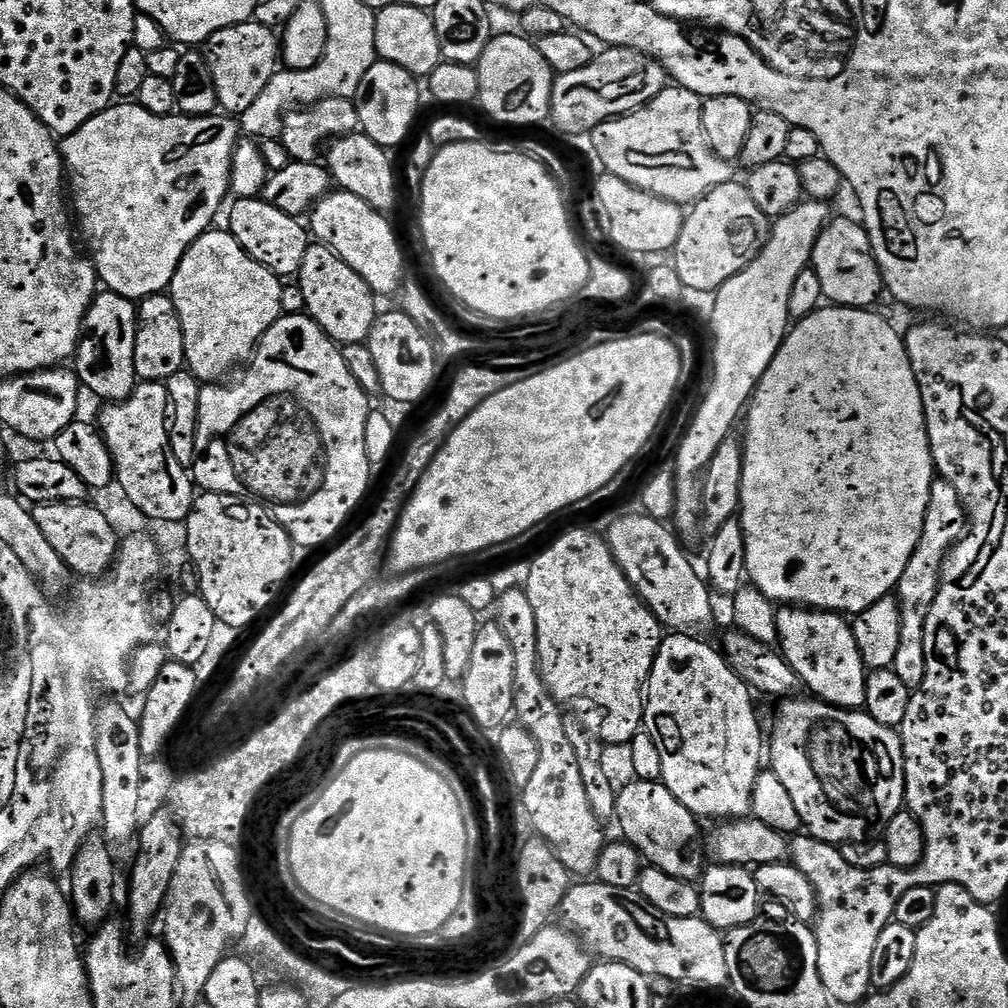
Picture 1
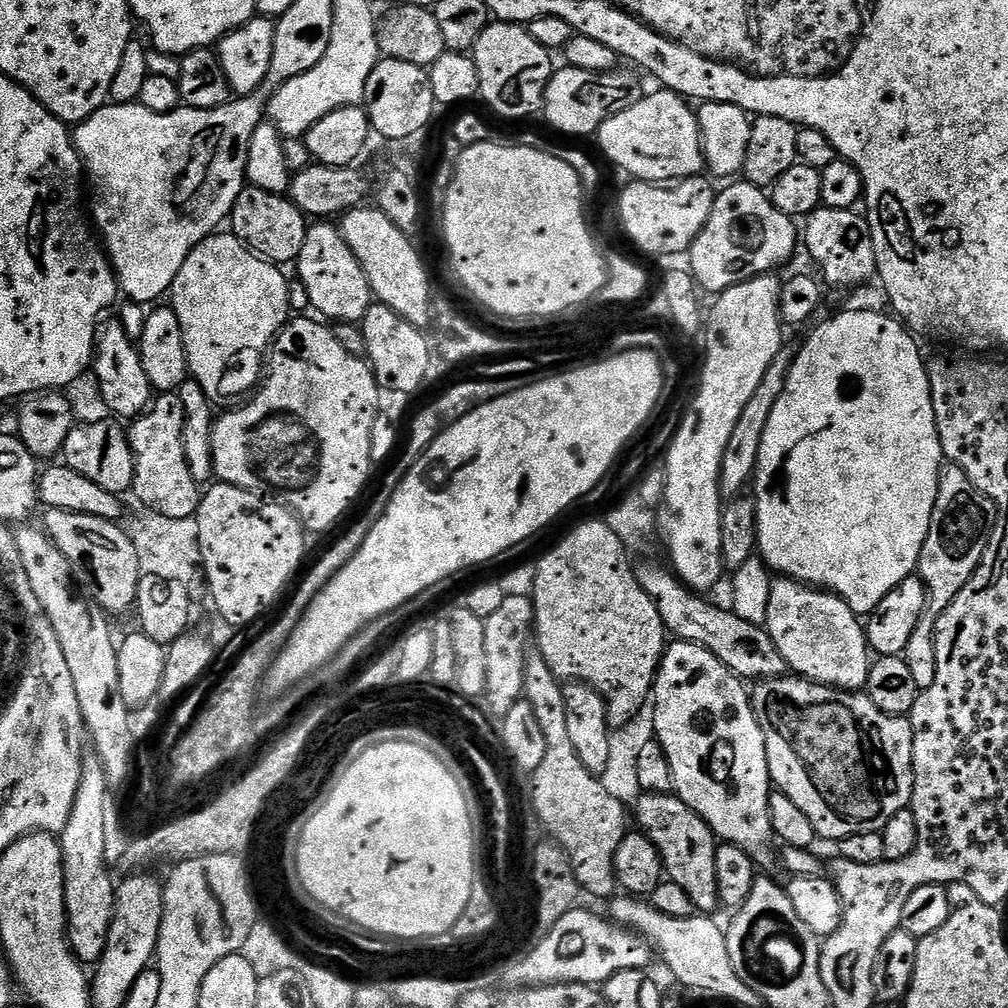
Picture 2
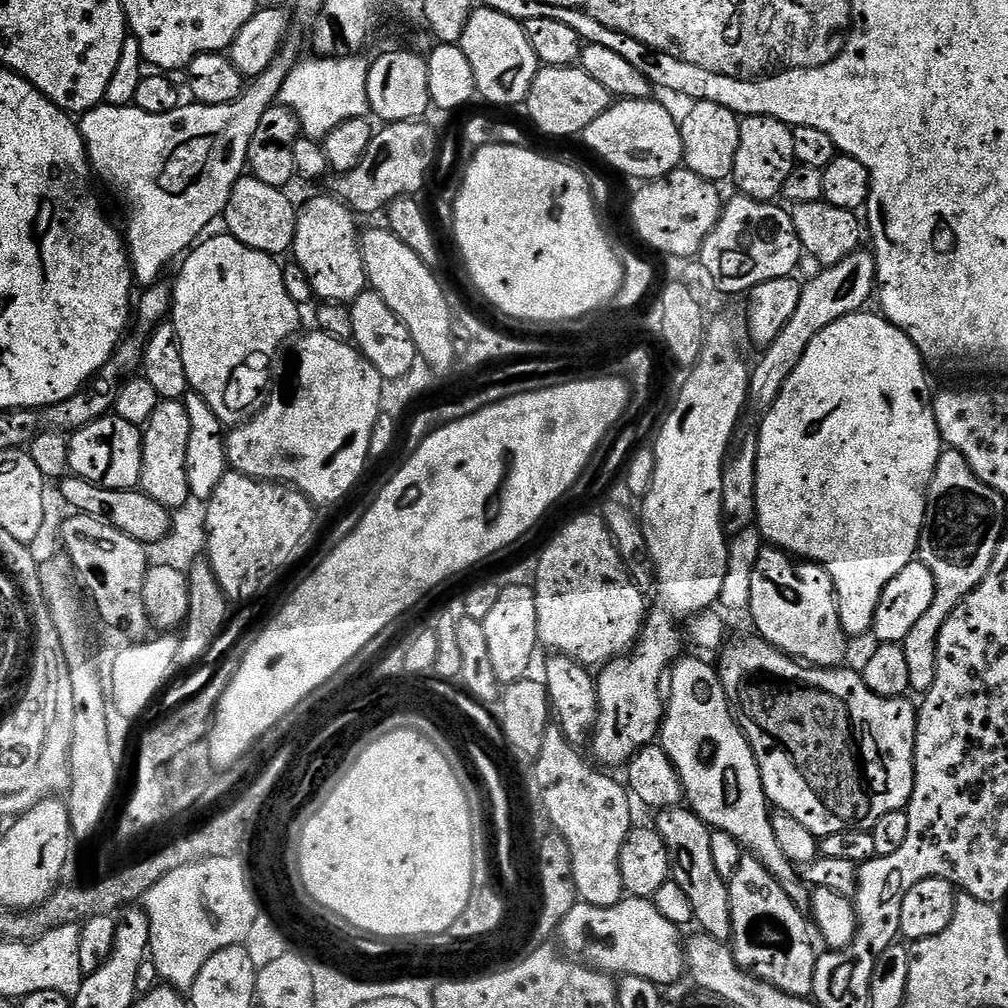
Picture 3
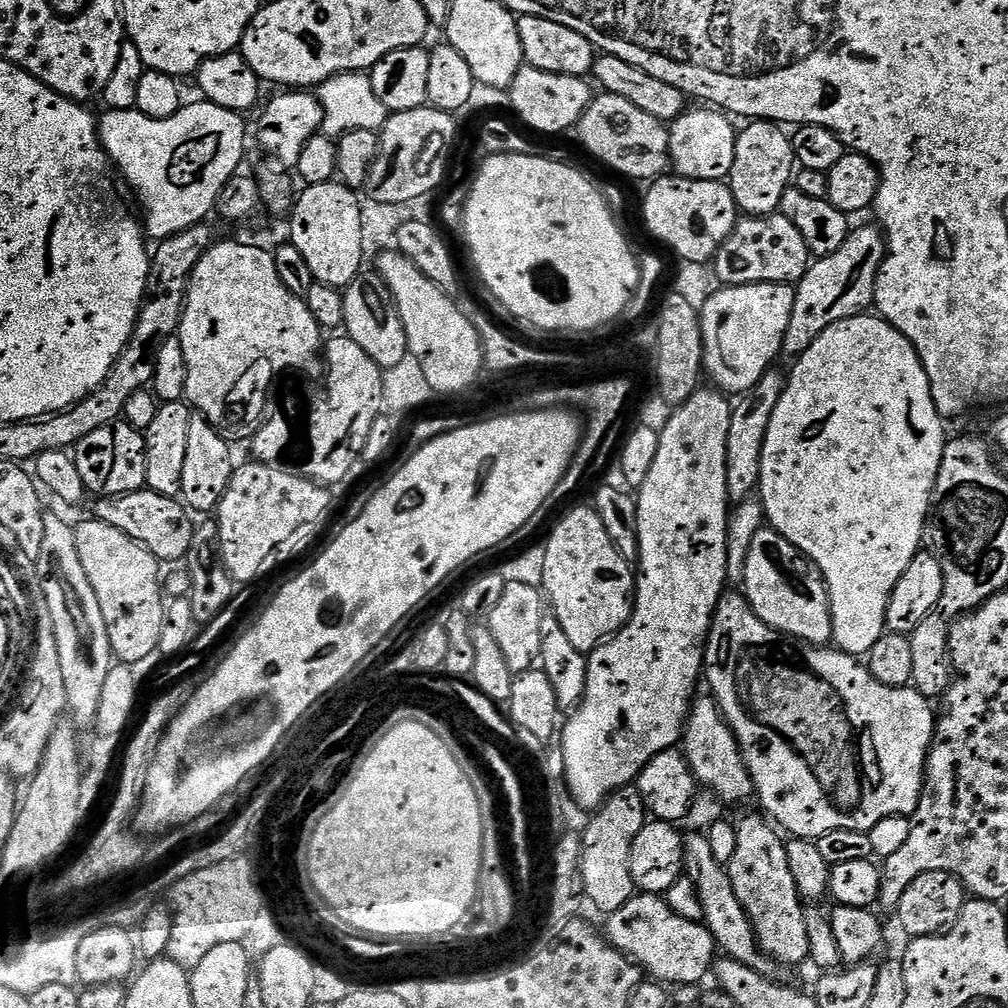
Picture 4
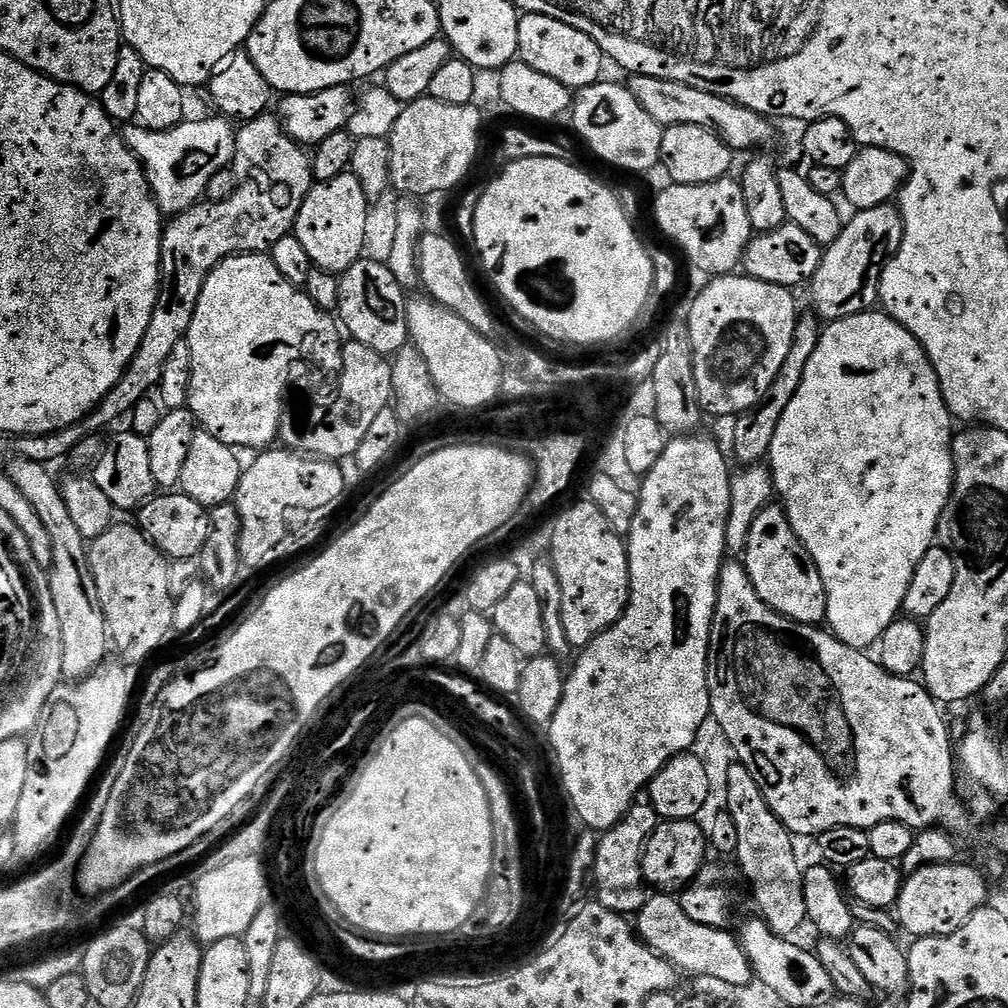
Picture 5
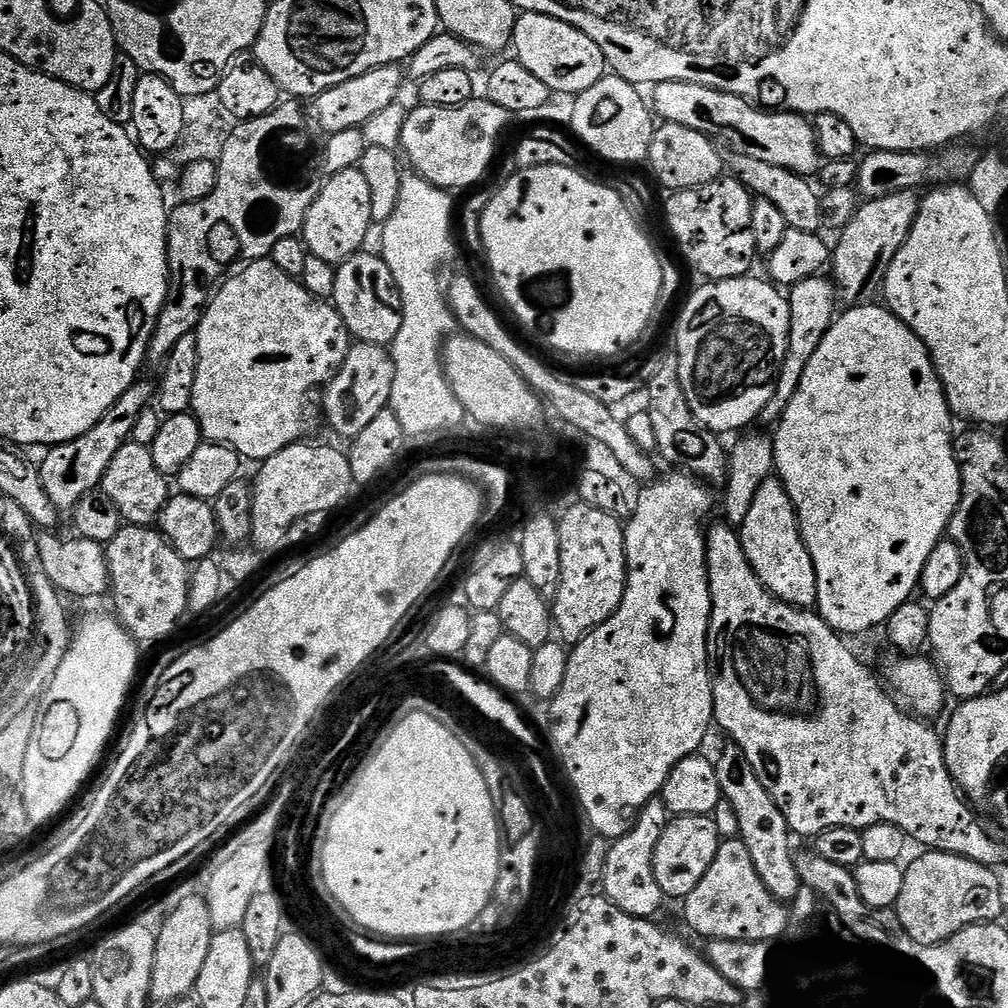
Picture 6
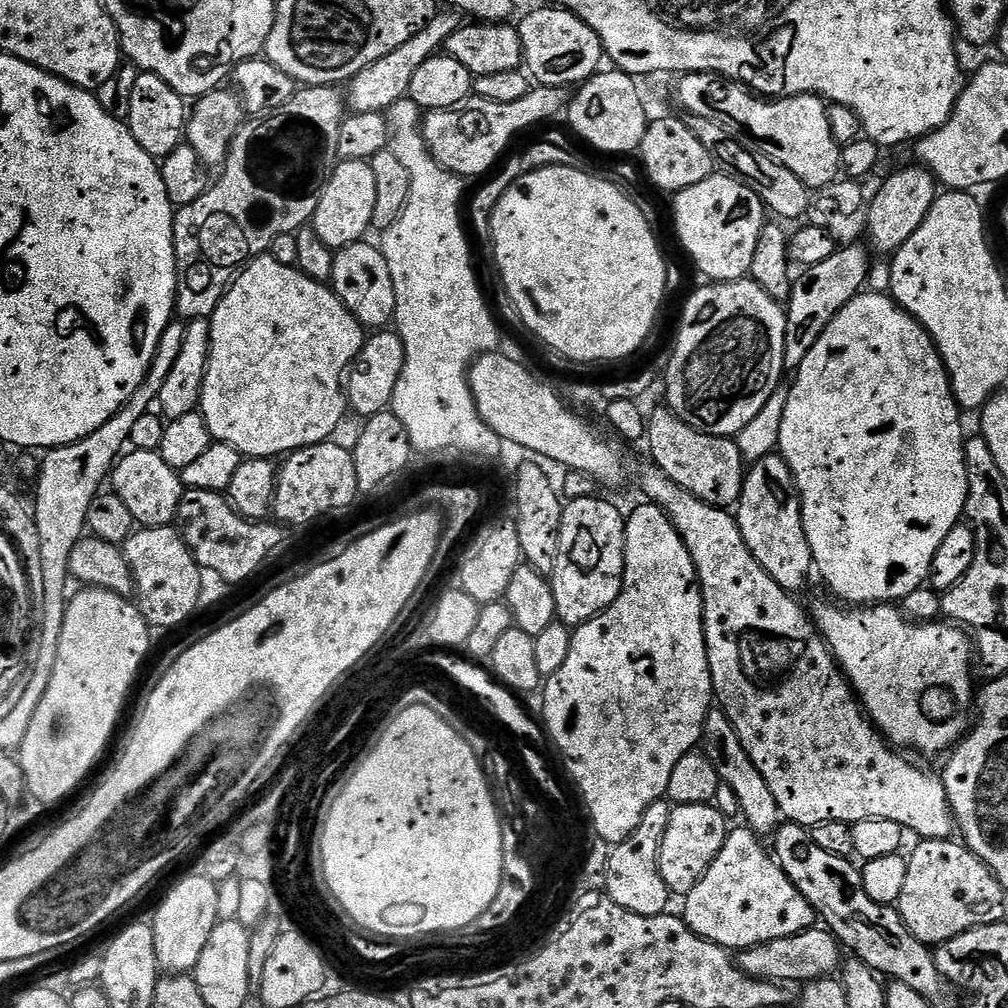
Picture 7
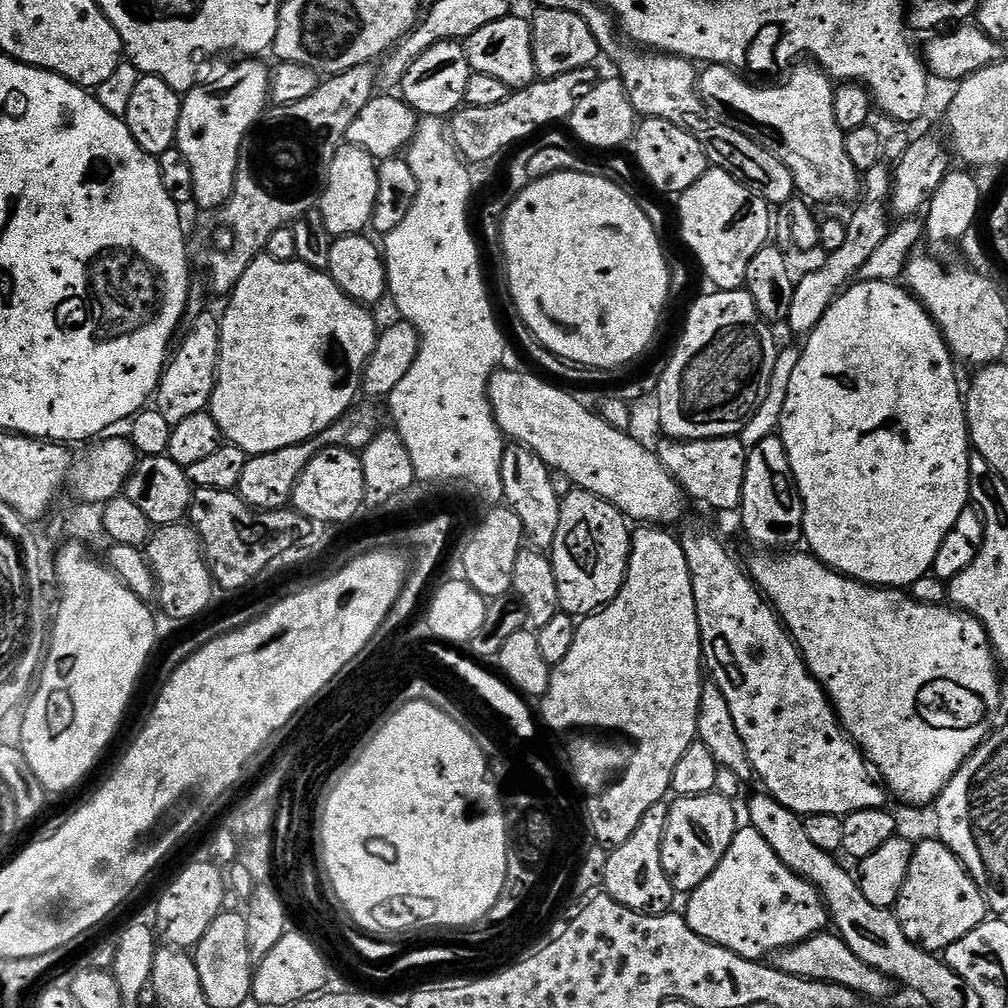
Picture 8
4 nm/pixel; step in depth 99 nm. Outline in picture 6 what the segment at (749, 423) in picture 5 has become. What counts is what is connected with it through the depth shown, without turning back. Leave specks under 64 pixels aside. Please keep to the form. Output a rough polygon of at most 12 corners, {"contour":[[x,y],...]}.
{"contour":[[827,275],[791,285],[790,334],[759,423],[790,406],[806,362],[838,315]]}

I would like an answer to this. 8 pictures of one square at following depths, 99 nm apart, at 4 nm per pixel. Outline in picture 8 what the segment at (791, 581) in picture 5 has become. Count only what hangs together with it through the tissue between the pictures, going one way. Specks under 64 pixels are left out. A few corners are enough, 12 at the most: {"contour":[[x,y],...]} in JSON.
{"contour":[[779,435],[749,451],[738,516],[761,549],[804,540]]}

